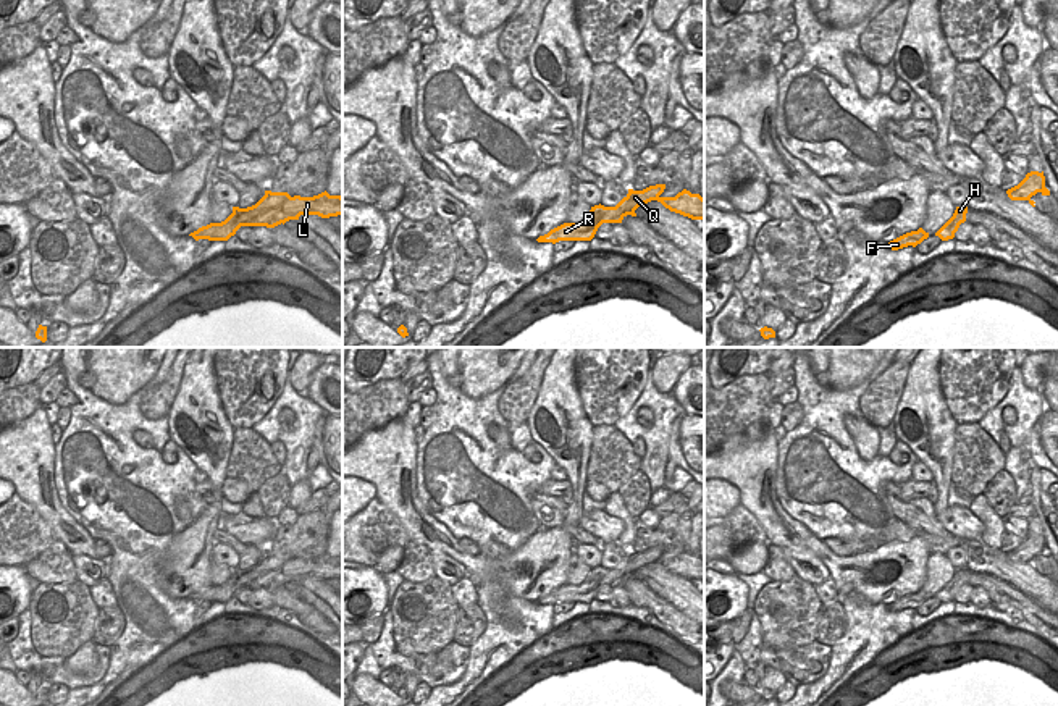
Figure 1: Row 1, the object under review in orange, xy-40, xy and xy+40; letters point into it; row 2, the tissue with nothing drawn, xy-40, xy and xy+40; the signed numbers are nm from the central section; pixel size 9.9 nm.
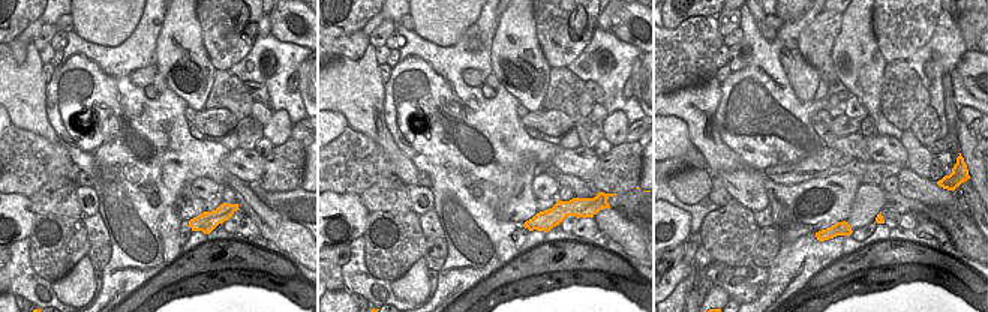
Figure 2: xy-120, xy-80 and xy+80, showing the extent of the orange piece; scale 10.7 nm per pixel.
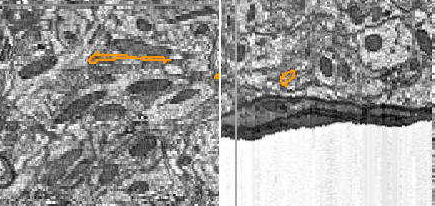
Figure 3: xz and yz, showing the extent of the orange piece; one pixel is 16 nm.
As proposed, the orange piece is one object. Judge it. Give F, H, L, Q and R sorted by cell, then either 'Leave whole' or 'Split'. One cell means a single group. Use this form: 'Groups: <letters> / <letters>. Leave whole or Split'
Groups: F H Q R / L. Split

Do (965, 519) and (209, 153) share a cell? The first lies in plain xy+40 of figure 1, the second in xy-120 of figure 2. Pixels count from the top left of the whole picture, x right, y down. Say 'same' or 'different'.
different

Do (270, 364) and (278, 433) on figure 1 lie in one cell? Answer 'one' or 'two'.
two

